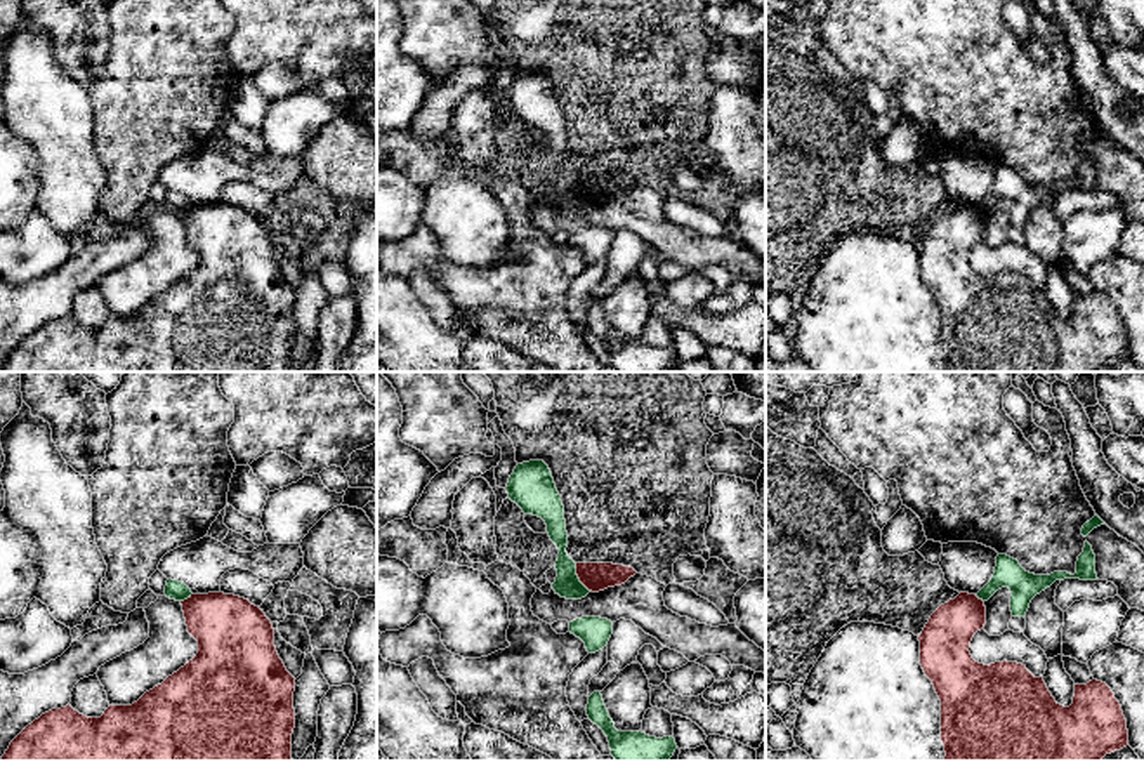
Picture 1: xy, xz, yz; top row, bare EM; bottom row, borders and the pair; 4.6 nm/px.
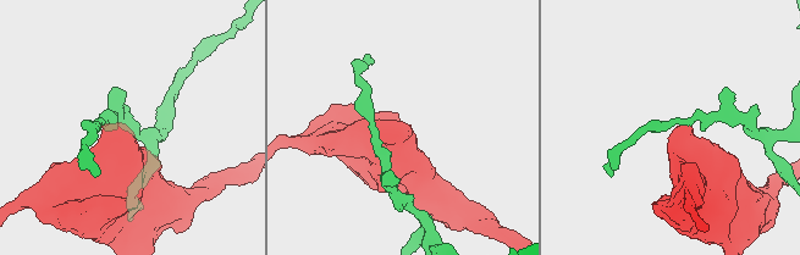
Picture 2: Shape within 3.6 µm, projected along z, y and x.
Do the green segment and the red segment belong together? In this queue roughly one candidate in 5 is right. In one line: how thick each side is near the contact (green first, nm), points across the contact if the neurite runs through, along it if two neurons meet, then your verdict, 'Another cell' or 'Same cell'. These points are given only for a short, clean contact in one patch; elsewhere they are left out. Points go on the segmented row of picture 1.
Thickness 120 nm (green) against 130 nm. Boundary: xz (575, 563), (575, 574), (589, 591). Another cell

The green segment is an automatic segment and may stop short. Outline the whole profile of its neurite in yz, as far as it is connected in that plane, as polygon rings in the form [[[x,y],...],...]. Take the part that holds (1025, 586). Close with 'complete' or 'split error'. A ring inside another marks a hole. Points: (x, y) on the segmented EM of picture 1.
[[[1087,540],[1083,553],[1078,556],[1075,575],[1068,572],[1035,575],[1026,572],[1017,559],[1007,554],[998,554],[991,580],[976,596],[983,601],[988,601],[998,589],[1009,587],[1012,592],[1012,617],[1026,617],[1031,599],[1050,587],[1055,580],[1064,579],[1097,580],[1095,554]]] | complete

